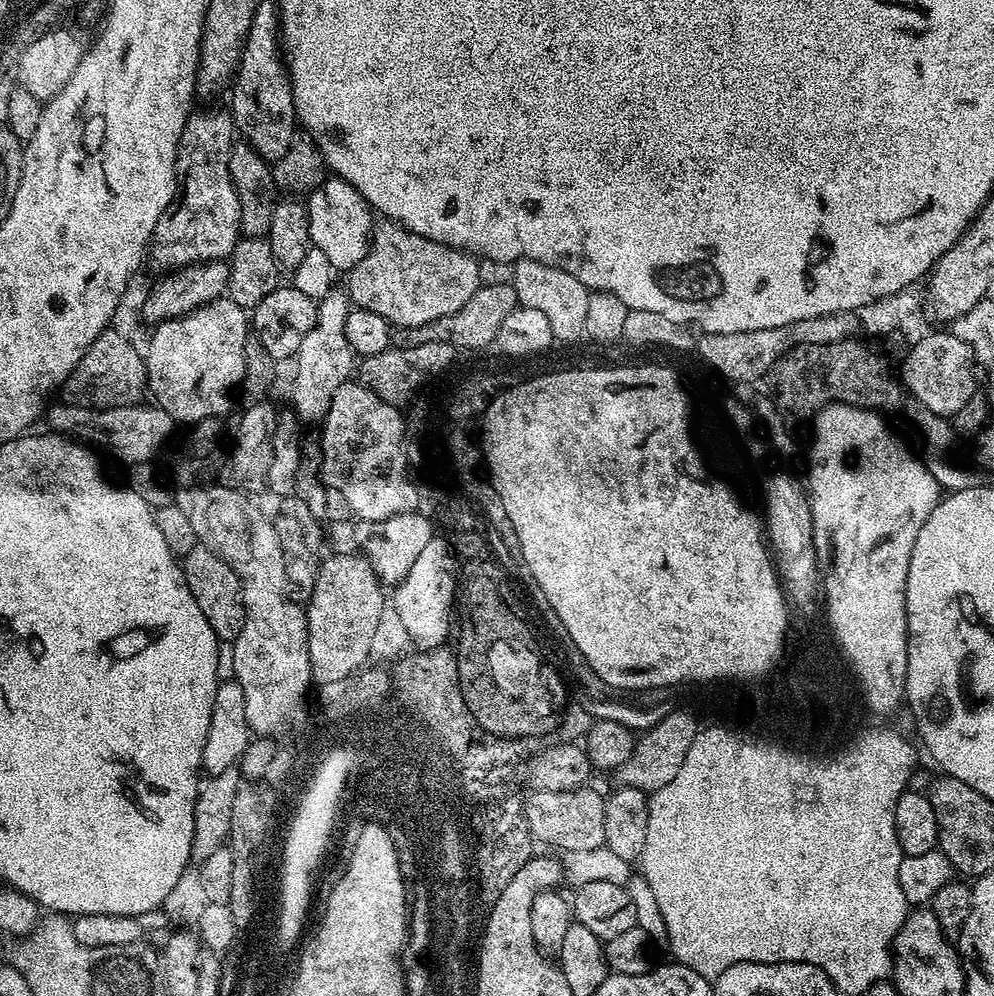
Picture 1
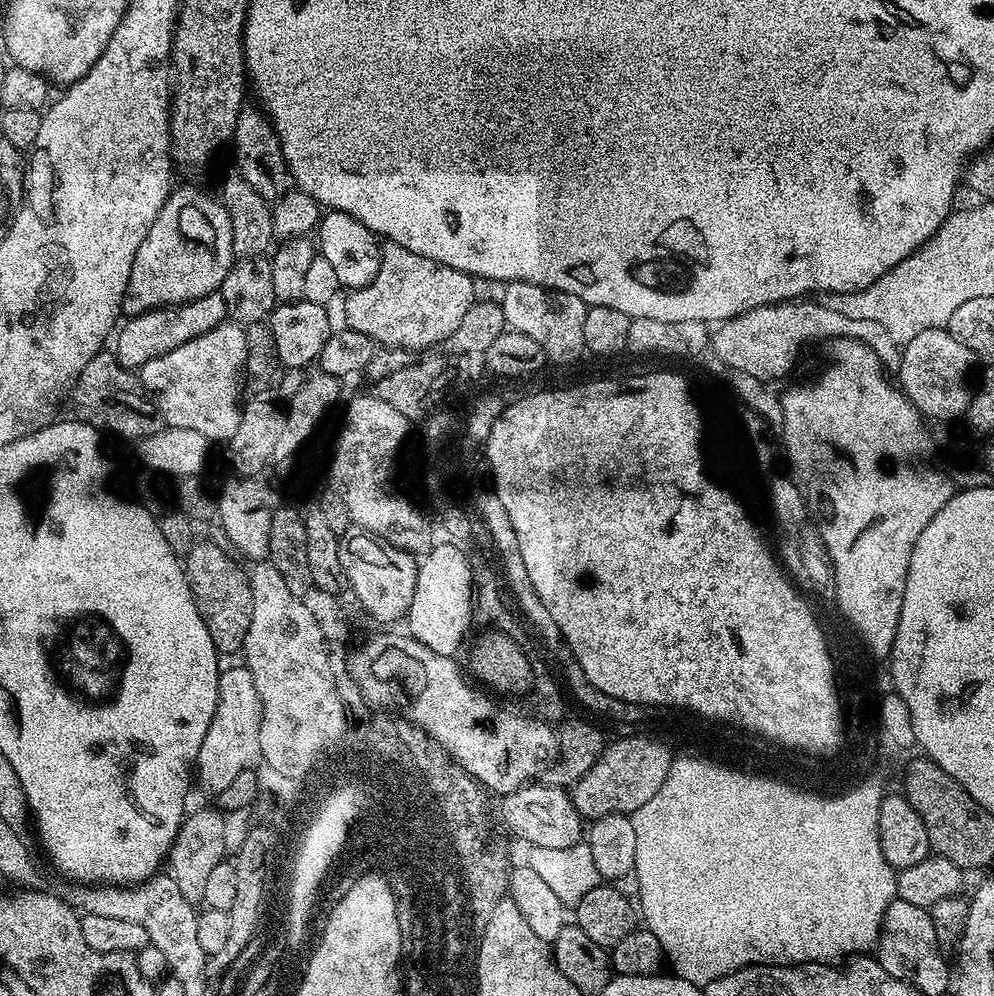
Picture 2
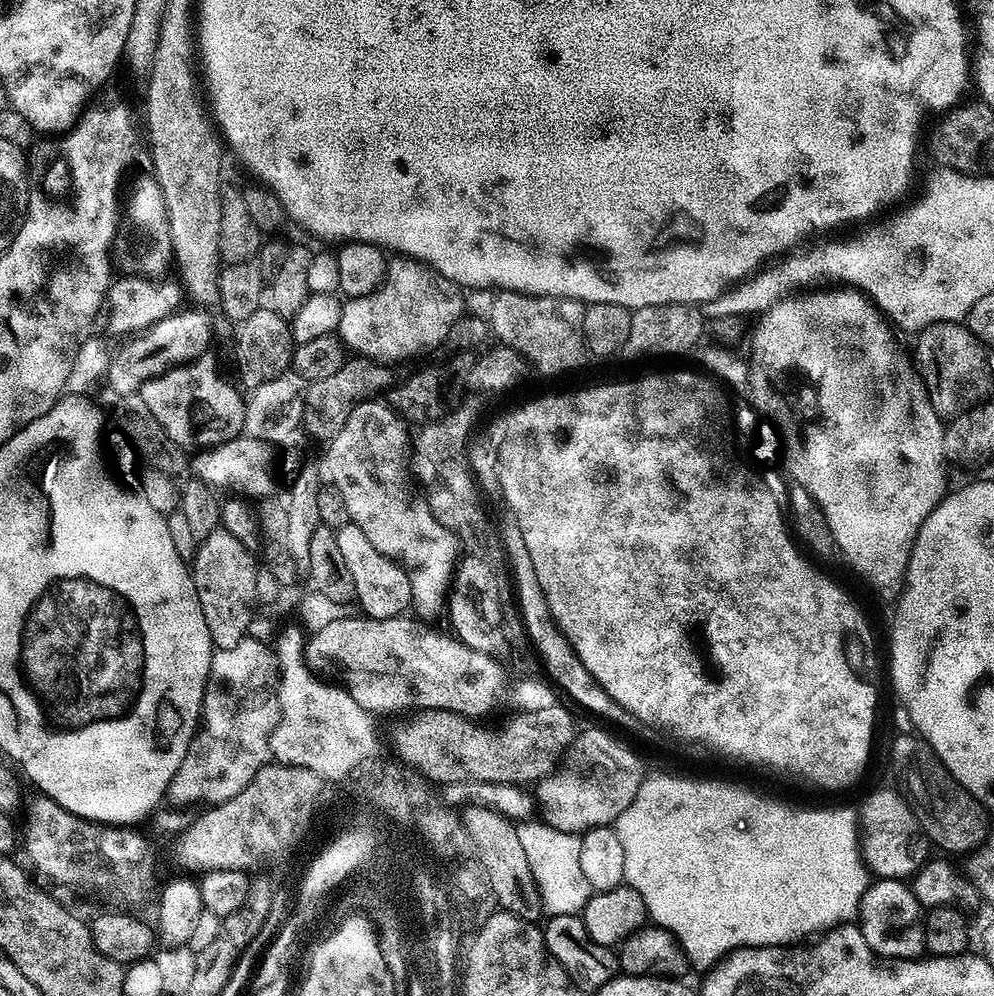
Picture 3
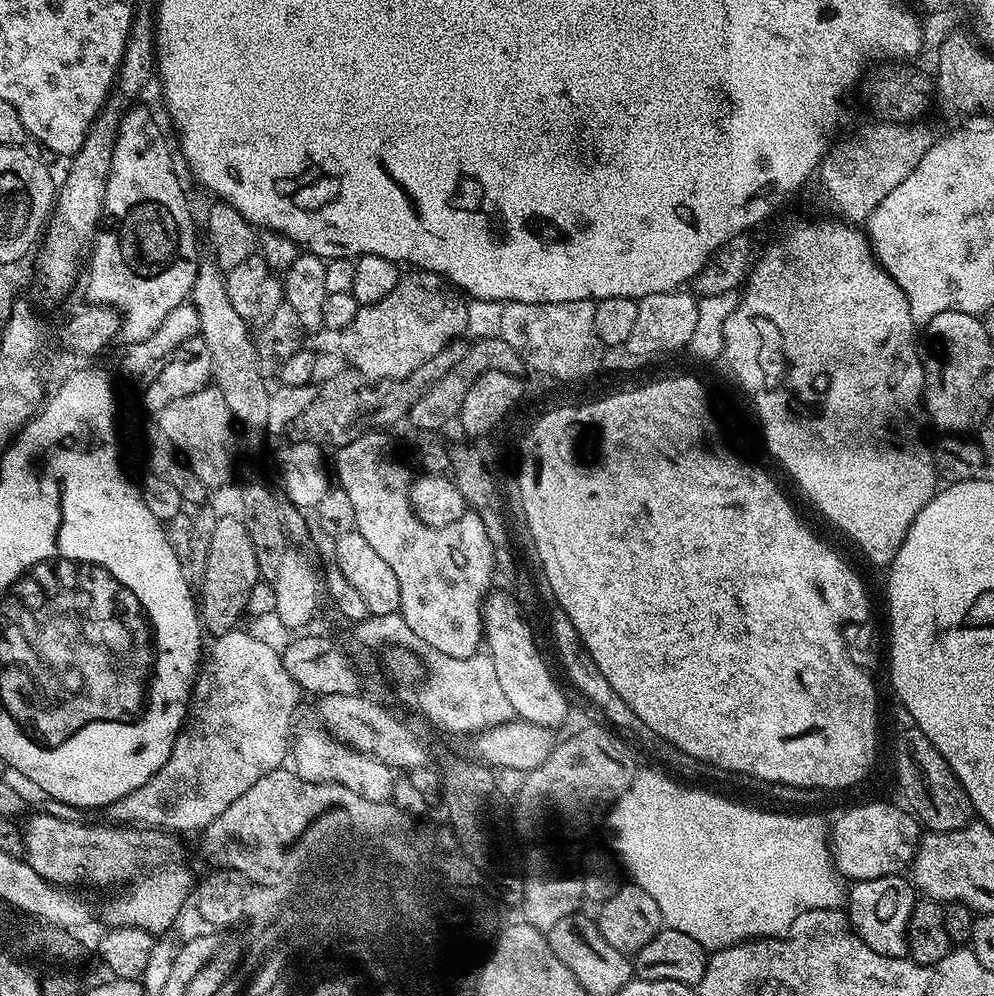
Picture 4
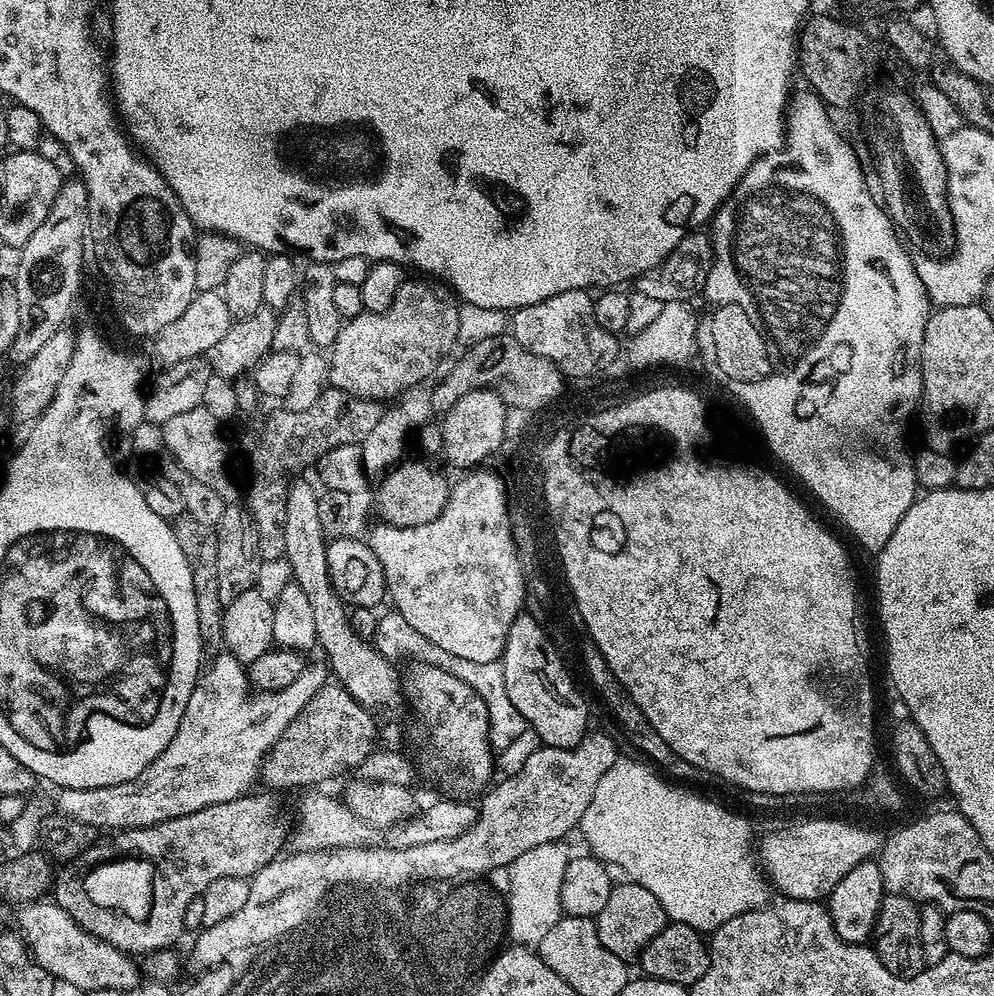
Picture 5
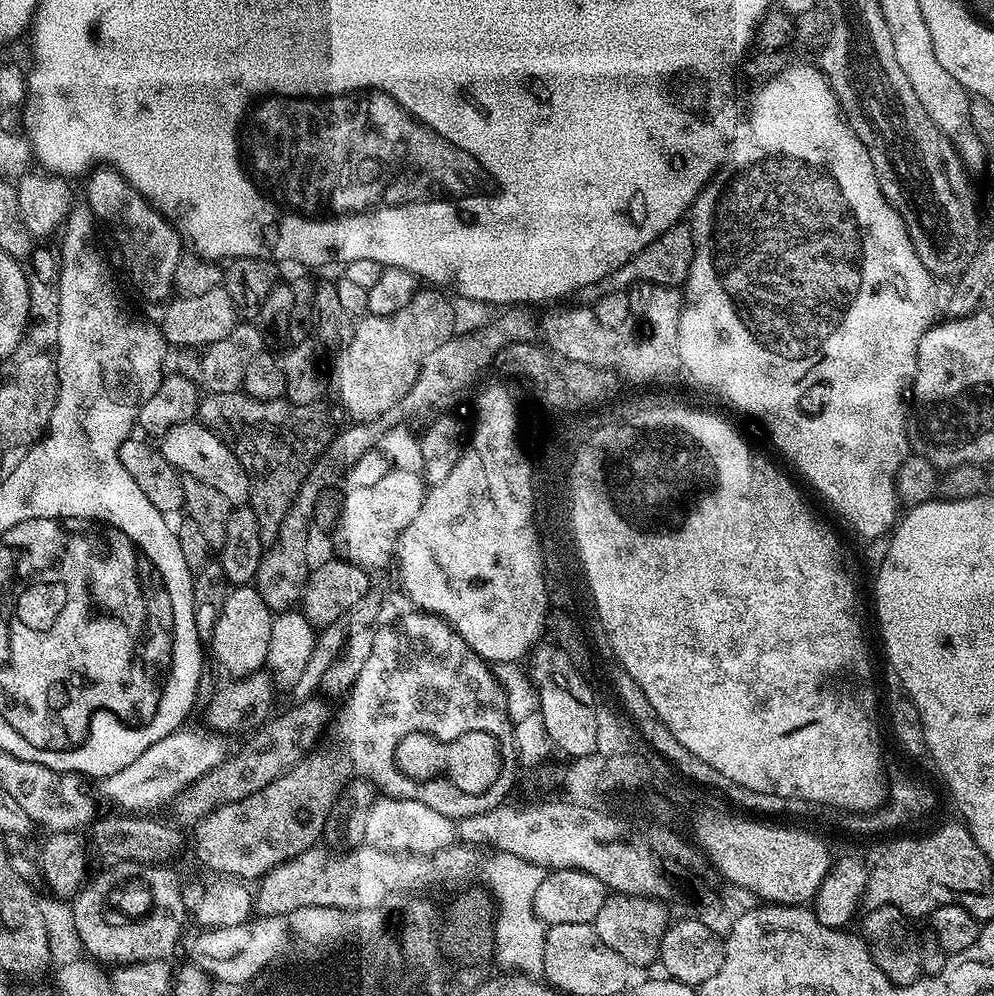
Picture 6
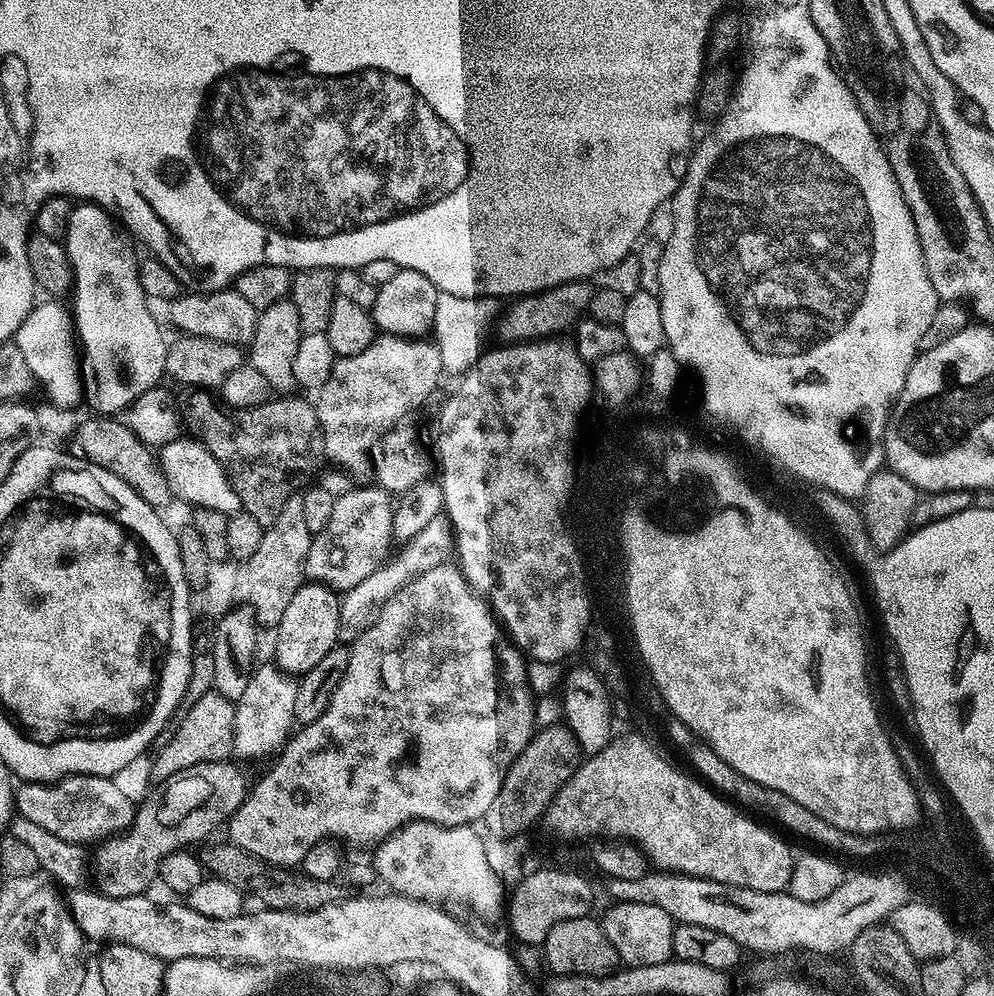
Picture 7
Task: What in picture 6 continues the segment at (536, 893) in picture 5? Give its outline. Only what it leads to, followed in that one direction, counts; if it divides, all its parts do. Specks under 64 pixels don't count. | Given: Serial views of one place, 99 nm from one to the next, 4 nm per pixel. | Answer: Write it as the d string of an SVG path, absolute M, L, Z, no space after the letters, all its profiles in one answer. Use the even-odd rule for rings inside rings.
M496 852L493 853L494 862L490 862L488 864L488 872L486 872L486 876L488 876L488 880L490 880L490 884L492 884L492 888L496 890L496 894L498 894L498 898L500 898L500 904L502 904L502 915L496 917L496 921L493 924L493 961L499 966L499 964L504 967L501 969L509 970L523 976L528 976L532 979L543 979L545 972L545 934L547 932L546 926L544 922L537 918L536 912L533 910L533 895L537 893L538 886L541 885L541 882L544 880L546 872L545 869L541 868L541 866L530 863L525 859L518 858L517 855L514 854L506 854L505 852Z

